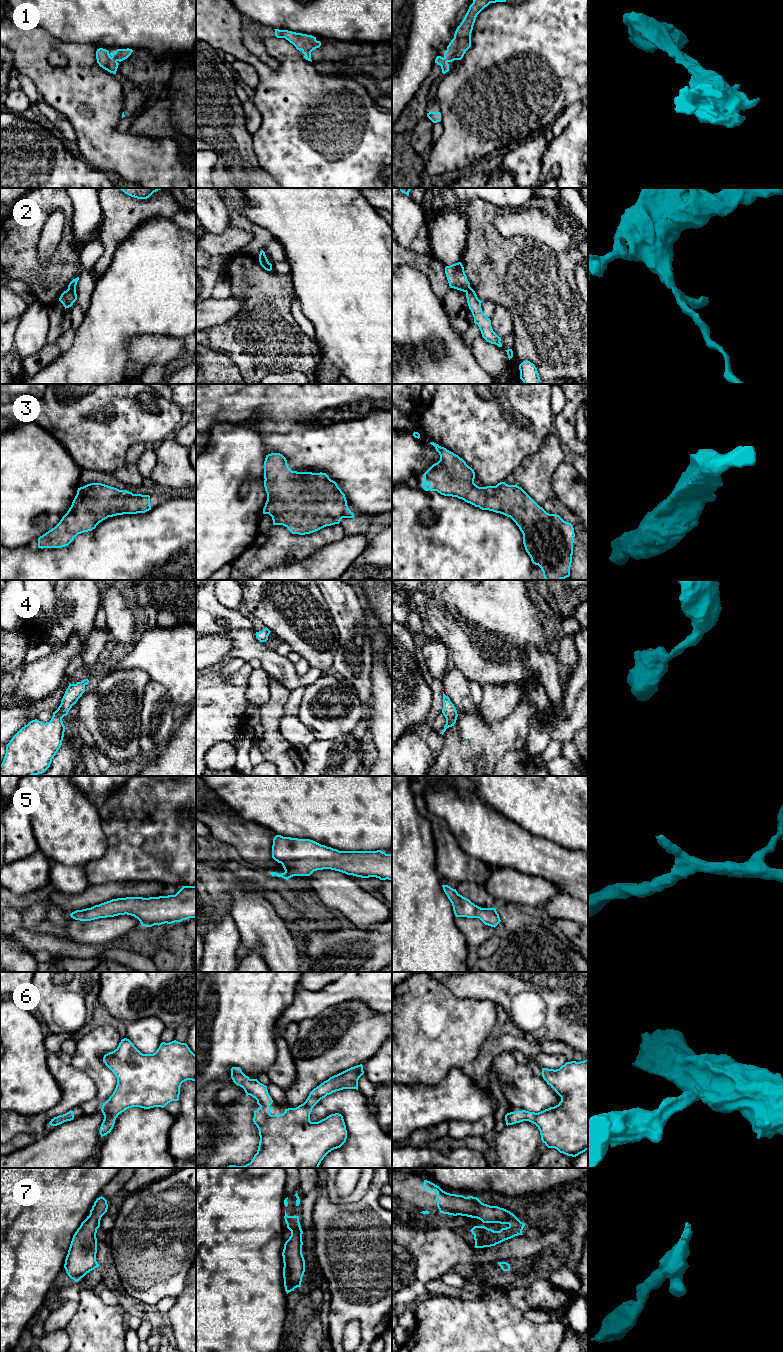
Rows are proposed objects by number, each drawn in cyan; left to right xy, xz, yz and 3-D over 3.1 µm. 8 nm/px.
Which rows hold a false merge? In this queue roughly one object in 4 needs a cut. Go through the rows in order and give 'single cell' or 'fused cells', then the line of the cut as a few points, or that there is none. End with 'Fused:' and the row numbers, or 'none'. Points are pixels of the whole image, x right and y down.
1: single cell; no cut
2: fused cells; cut in xz along (259, 259), (268, 263)
3: single cell; no cut
4: single cell; no cut
5: single cell; no cut
6: single cell; no cut
7: single cell; no cut
Fused: 2

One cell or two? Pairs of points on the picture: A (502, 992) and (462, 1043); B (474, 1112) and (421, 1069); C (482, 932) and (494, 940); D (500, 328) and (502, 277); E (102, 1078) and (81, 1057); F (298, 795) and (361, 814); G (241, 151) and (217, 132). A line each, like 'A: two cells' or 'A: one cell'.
A: two cells
B: two cells
C: two cells
D: two cells
E: one cell
F: one cell
G: one cell

